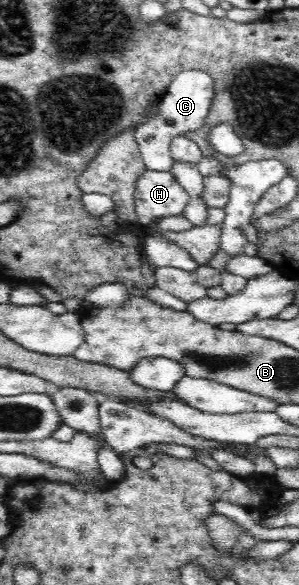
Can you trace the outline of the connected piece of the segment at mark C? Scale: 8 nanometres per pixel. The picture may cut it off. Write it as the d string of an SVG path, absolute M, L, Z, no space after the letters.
M200 70L183 71L169 84L165 95L159 101L157 113L152 119L135 130L135 140L140 149L147 170L170 171L174 159L170 154L170 143L185 131L197 131L207 121L214 92L214 79Z

